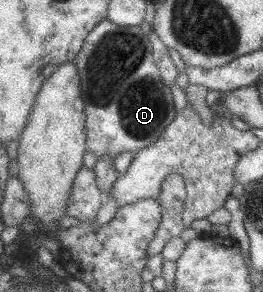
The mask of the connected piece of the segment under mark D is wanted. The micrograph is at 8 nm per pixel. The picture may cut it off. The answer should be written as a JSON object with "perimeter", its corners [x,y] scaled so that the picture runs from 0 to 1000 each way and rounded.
{"perimeter":[[[399,65],[338,110],[285,192],[327,390],[323,503],[373,548],[475,517],[517,527],[582,497],[665,404],[658,325],[605,257],[578,175],[540,89],[460,92]]]}

